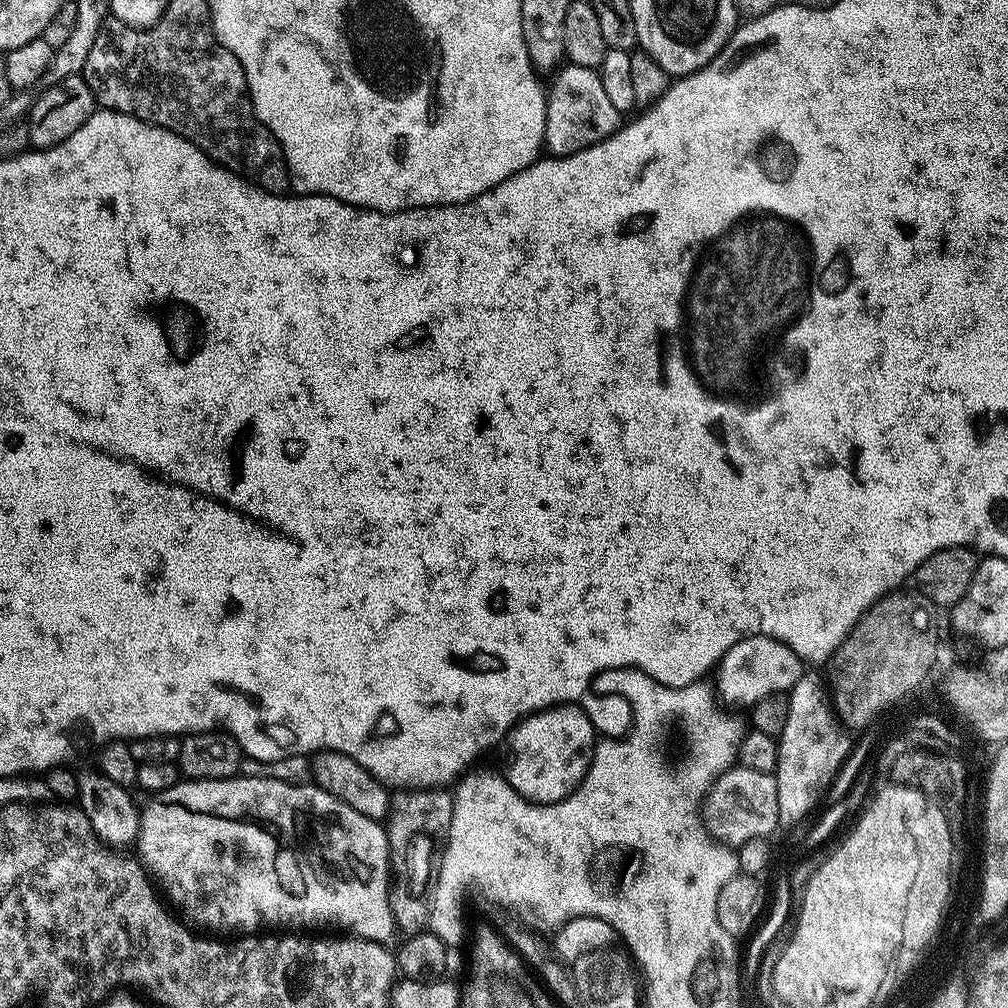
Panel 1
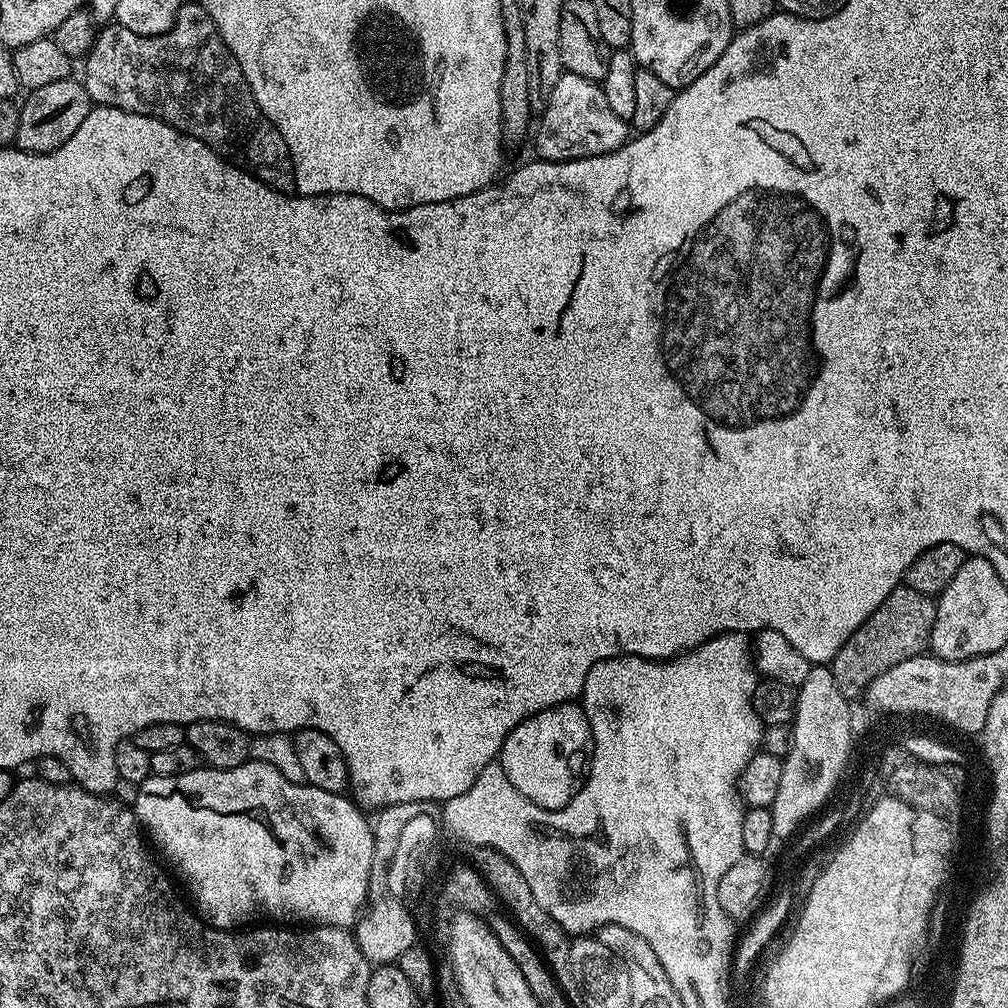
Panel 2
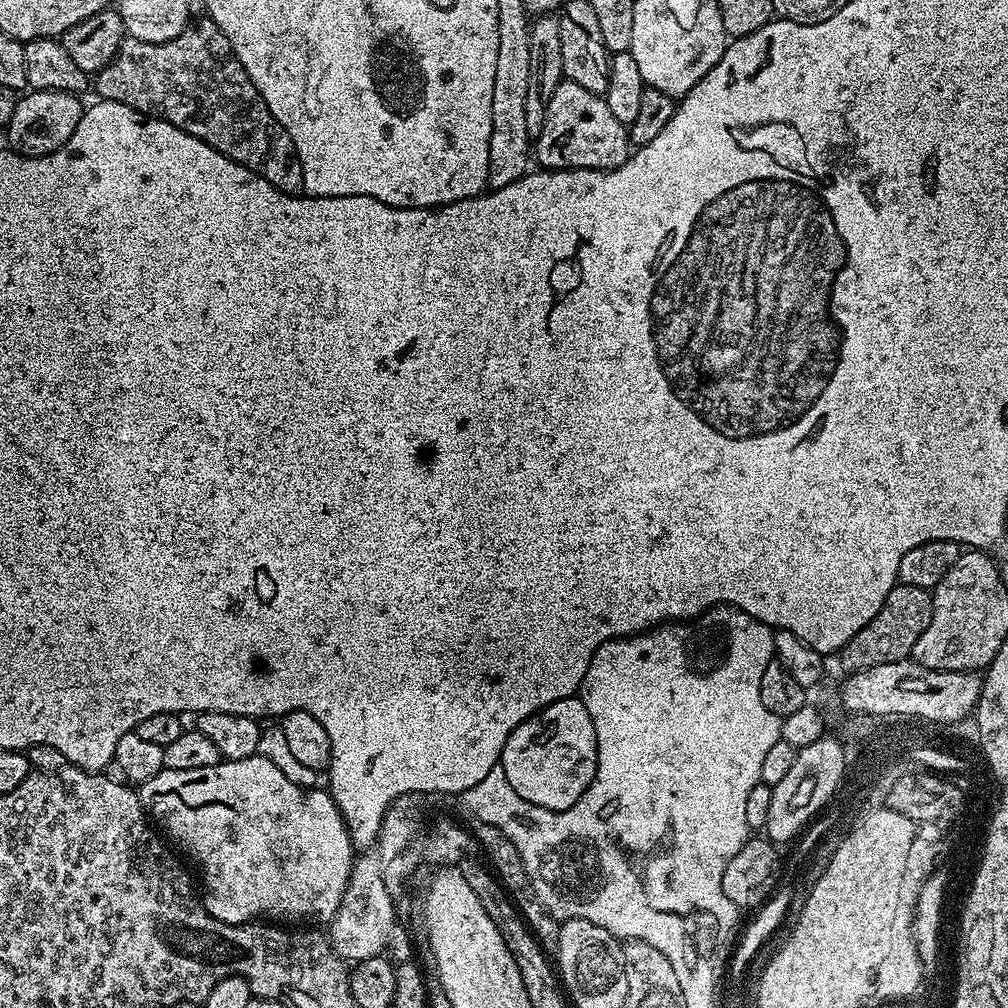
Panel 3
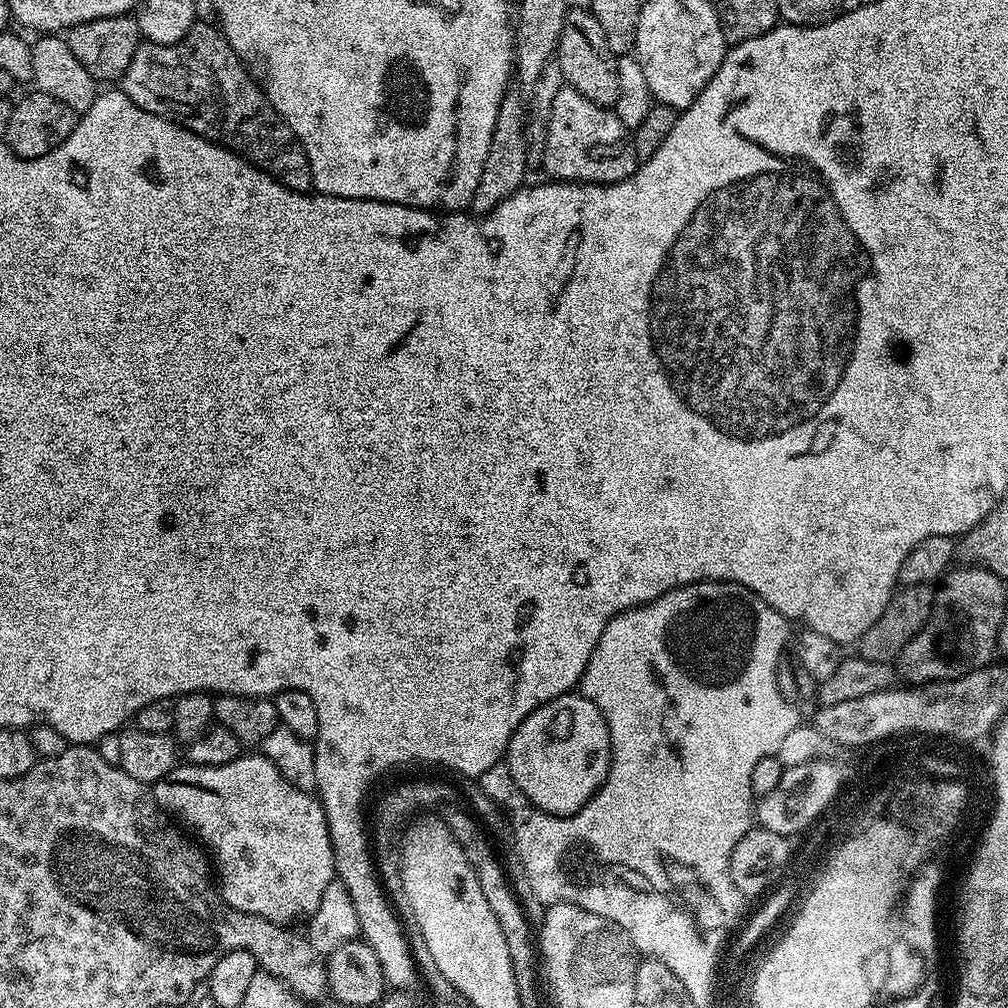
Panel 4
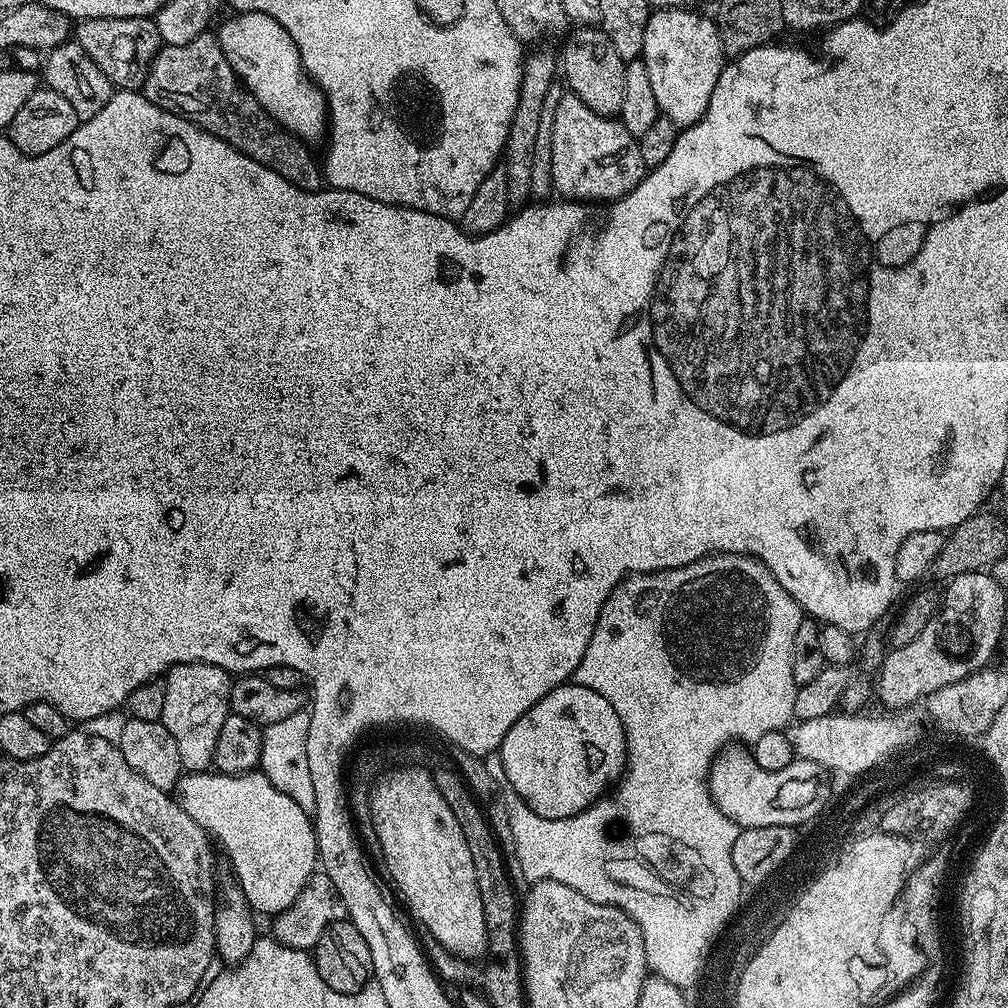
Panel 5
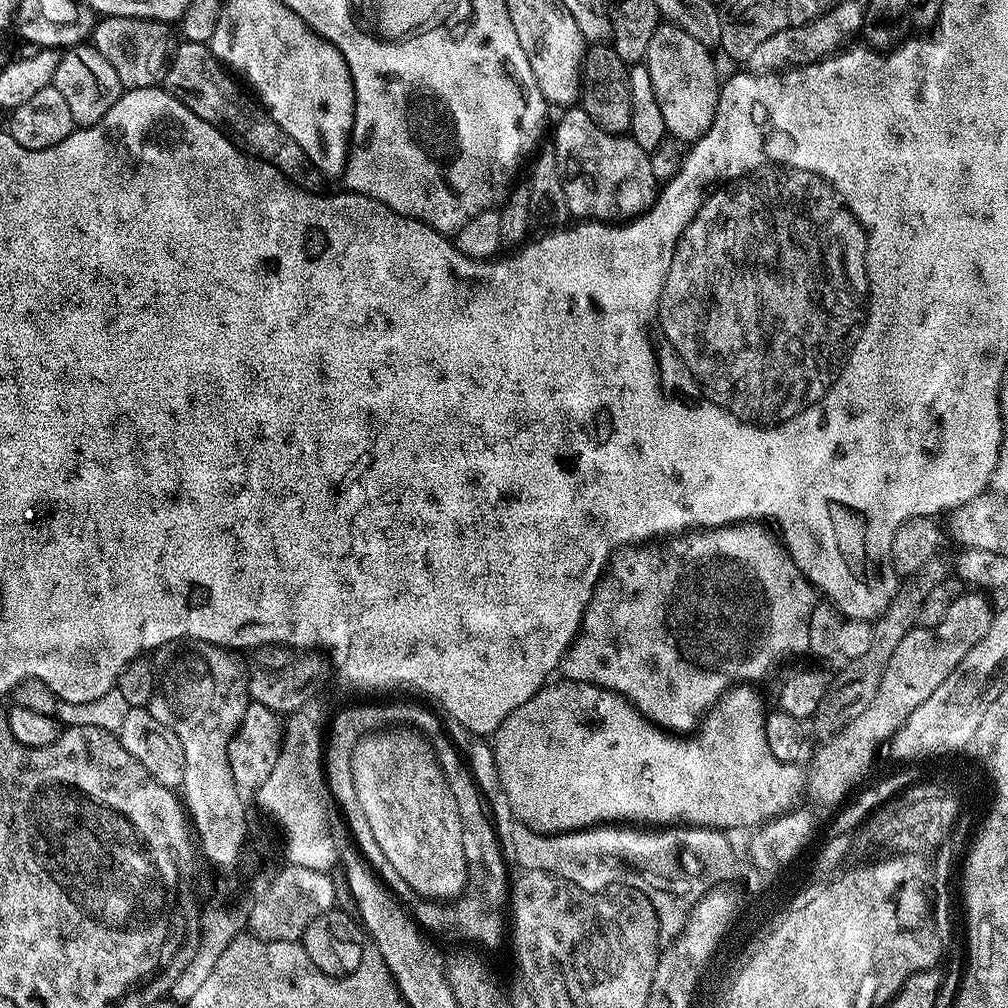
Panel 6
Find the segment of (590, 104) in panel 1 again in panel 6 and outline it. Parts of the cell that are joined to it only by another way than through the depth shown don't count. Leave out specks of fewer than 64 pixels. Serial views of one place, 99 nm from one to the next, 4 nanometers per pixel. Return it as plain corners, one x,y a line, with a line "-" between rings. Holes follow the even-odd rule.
579,106
569,107
560,116
560,121
556,124
556,136
554,136
554,143
556,147
557,156
557,172
560,175
562,182
562,191
566,194
566,206
569,213
576,218
591,218
601,222
620,222
625,218
635,218
640,213
647,211
651,207
652,201
658,195
658,181
654,178
654,170
650,170
650,155
642,150
642,146
638,146
638,142
634,142
632,137
627,134
617,134
614,132
607,132
602,130
590,117
584,112
584,109

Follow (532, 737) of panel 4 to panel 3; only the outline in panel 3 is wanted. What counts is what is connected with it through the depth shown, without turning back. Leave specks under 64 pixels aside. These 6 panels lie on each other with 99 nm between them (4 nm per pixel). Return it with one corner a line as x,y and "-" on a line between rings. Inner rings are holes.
567,696
523,720
512,731
510,738
506,738
498,767
506,774
506,782
526,802
534,802
534,806
544,806
551,812
565,812
590,786
597,762
594,722
580,699

